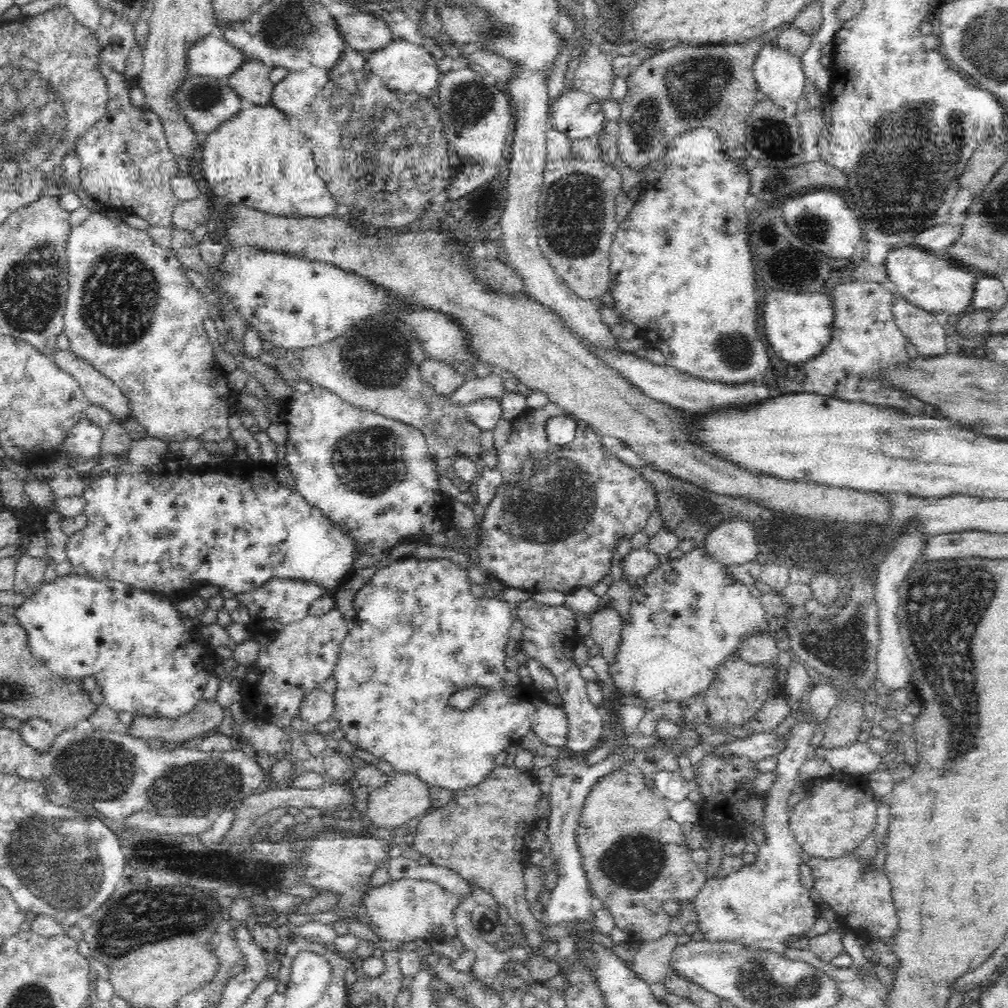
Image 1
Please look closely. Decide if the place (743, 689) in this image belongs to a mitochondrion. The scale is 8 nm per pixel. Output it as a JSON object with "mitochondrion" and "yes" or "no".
{"mitochondrion":"no"}

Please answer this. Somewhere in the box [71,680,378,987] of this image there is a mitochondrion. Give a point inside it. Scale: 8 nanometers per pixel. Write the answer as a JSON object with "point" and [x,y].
{"point":[143,918]}

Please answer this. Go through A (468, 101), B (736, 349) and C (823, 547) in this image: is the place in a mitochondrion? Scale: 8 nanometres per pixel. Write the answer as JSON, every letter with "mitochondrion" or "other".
{"A":"mitochondrion","B":"mitochondrion","C":"mitochondrion"}

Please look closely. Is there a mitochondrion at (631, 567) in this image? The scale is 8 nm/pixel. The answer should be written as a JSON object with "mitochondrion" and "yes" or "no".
{"mitochondrion":"no"}

